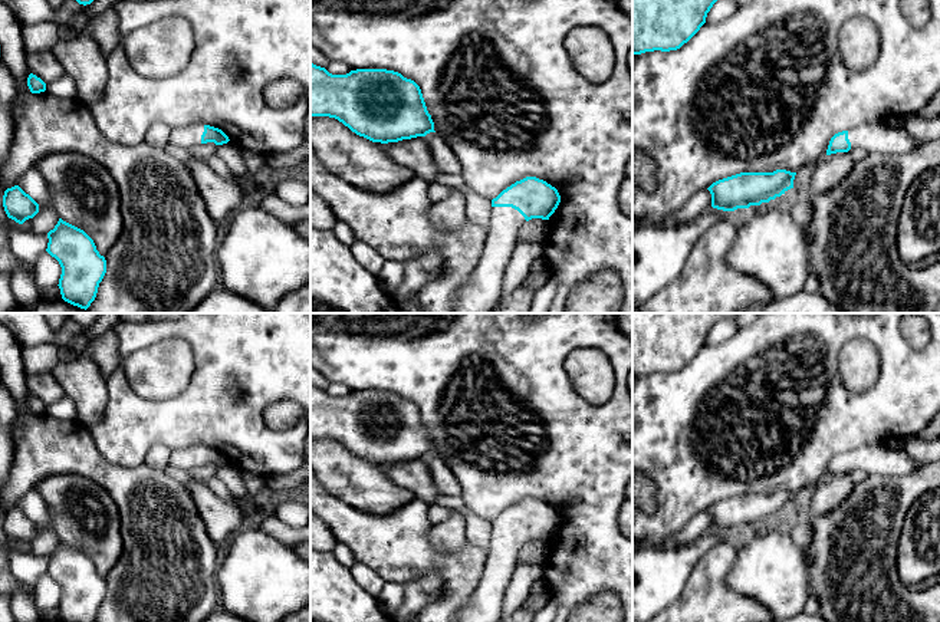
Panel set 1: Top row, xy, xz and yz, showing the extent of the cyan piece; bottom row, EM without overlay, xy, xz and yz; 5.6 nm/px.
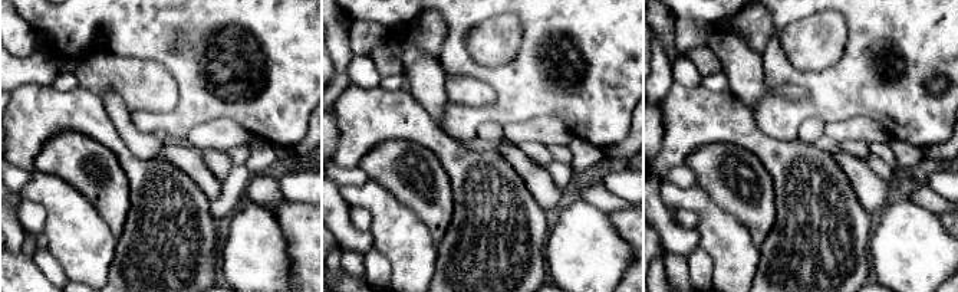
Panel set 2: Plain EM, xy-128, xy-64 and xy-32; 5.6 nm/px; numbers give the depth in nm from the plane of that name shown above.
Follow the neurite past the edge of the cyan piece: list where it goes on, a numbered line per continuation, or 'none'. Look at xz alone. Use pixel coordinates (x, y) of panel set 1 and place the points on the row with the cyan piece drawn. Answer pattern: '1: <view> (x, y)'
1: xz (480, 293)

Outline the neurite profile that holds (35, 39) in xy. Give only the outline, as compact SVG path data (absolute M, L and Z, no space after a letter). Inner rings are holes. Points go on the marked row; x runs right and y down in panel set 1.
M40 24L39 27L22 27L23 47L26 56L36 52L50 50L60 39L59 24Z

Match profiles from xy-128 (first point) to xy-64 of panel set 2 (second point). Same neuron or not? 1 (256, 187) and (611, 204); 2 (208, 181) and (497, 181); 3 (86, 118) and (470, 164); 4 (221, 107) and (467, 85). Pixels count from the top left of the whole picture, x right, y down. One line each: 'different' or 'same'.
1: same
2: different
3: same
4: different

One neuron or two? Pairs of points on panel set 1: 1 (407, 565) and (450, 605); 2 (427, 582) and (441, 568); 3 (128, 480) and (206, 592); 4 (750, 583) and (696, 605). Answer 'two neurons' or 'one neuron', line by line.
1: one neuron
2: two neurons
3: one neuron
4: two neurons

